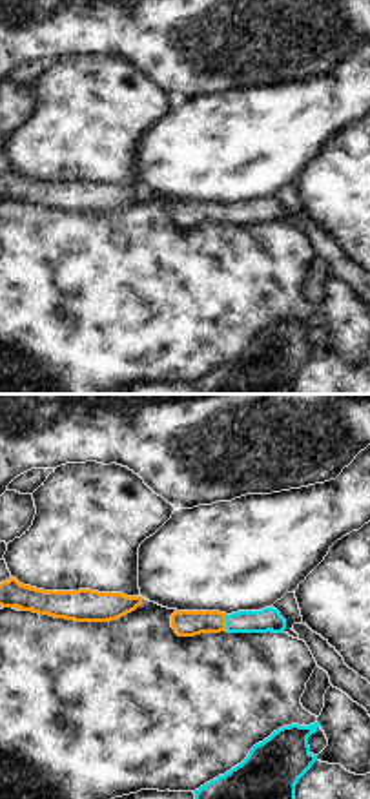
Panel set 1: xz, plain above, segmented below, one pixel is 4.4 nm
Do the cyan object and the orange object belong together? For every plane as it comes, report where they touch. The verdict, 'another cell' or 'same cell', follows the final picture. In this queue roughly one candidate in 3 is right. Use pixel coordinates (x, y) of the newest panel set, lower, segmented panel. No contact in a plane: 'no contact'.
(226, 622)

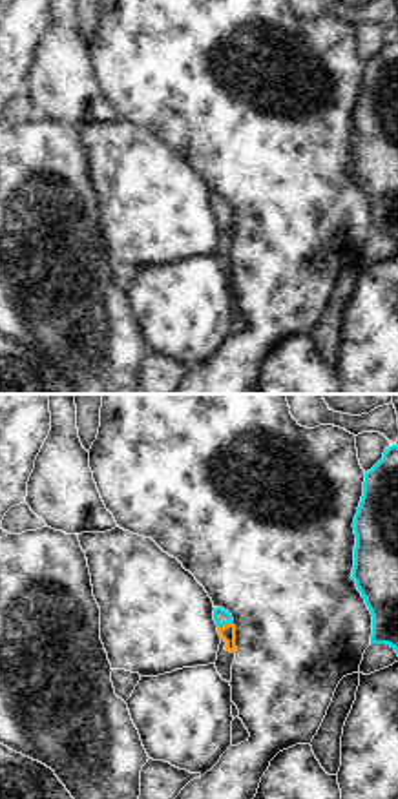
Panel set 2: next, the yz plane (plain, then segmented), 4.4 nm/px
(225, 624)

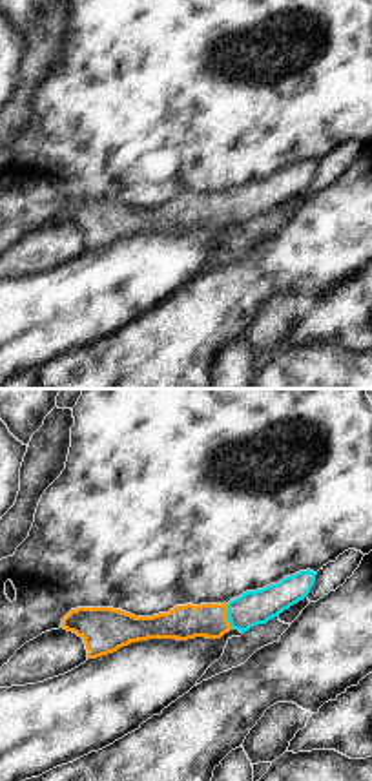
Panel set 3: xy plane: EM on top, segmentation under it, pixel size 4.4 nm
(227, 615)

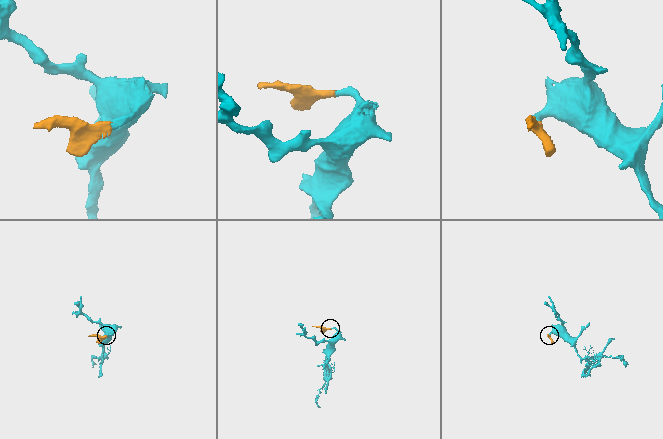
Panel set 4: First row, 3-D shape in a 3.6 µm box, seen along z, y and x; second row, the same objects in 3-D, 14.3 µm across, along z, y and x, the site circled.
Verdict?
same cell

